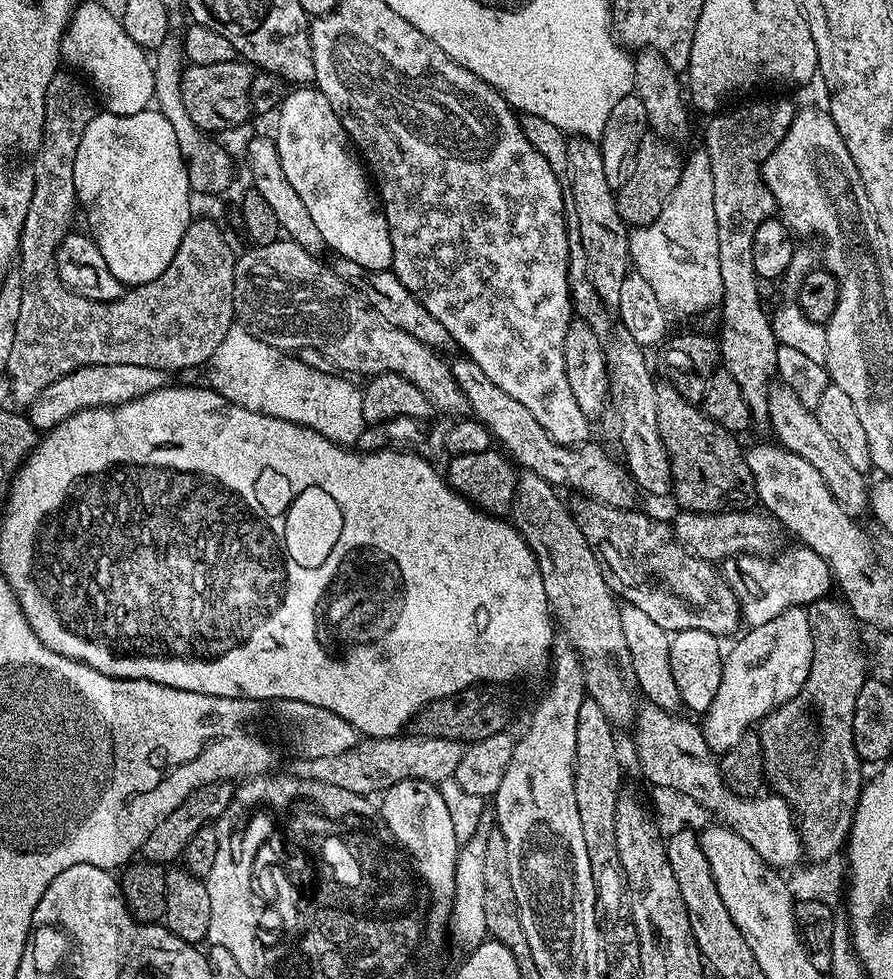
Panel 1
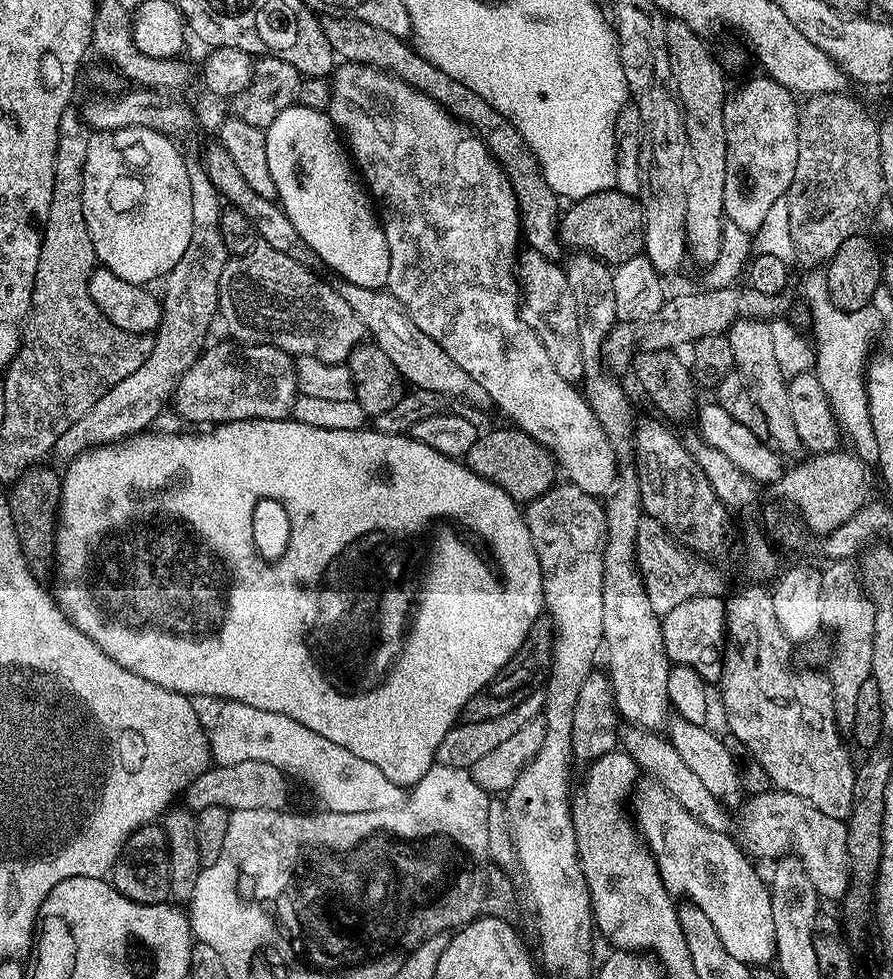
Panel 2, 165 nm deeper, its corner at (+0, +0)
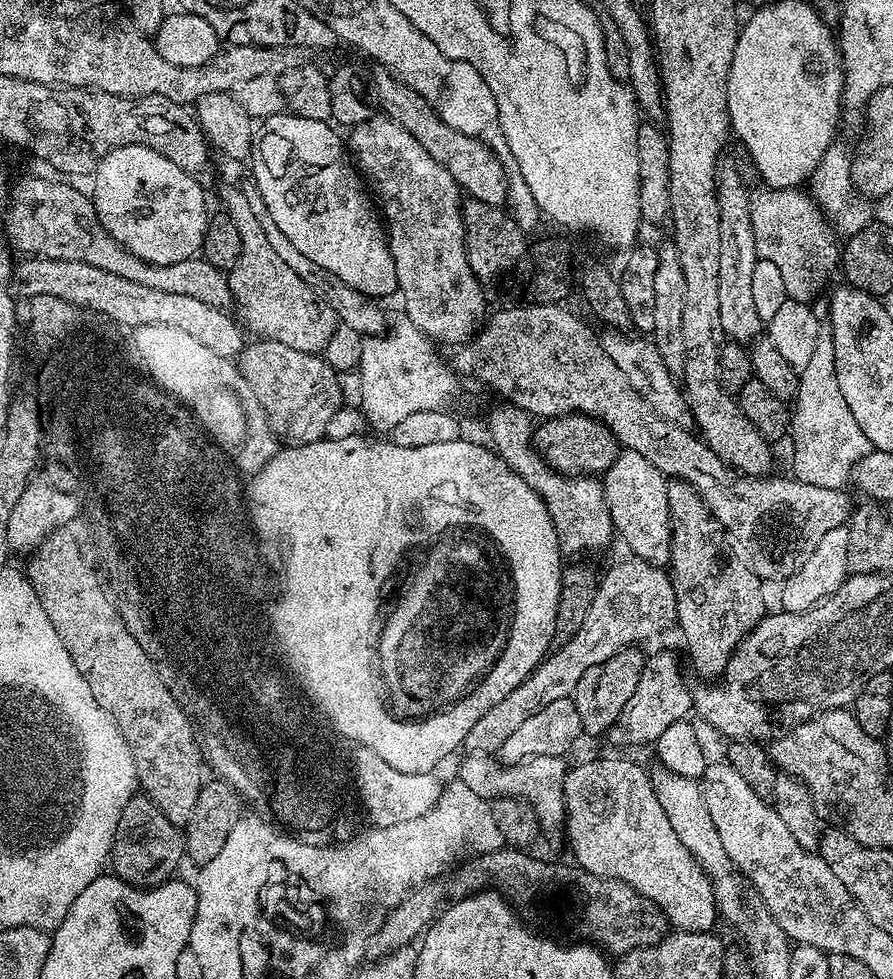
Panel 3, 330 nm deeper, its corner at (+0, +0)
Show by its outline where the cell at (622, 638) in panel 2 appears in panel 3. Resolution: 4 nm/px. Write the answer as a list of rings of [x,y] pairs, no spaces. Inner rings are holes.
[[[656,766],[656,769],[651,769],[650,775],[654,794],[658,798],[662,810],[666,810],[666,818],[670,818],[670,826],[674,826],[674,834],[678,834],[682,846],[686,846],[686,850],[690,850],[690,854],[700,863],[700,868],[708,876],[708,881],[712,884],[717,913],[723,919],[724,916],[728,920],[738,919],[744,912],[744,888],[746,889],[746,884],[738,875],[734,862],[726,854],[726,846],[722,846],[722,838],[718,838],[718,830],[714,830],[714,821],[710,819],[710,810],[706,810],[701,785],[693,777],[679,776],[663,766]]]

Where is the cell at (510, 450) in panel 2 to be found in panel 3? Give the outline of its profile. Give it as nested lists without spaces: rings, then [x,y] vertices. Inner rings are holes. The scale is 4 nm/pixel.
[[[581,412],[541,419],[532,433],[532,447],[555,472],[564,476],[602,474],[622,450],[604,421],[596,420],[593,416],[583,416]]]

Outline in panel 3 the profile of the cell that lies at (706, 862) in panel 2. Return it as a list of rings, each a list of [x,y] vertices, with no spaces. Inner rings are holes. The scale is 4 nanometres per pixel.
[[[588,760],[585,764],[569,767],[568,774],[564,778],[564,815],[566,817],[566,833],[568,832],[568,844],[572,847],[572,856],[577,860],[575,863],[581,869],[595,876],[609,876],[615,880],[625,880],[638,894],[650,898],[662,910],[662,914],[668,920],[673,929],[681,932],[711,932],[717,926],[718,913],[716,911],[716,899],[712,884],[708,881],[708,876],[700,868],[700,863],[682,846],[678,834],[674,834],[674,826],[670,826],[670,818],[666,818],[666,810],[658,802],[658,798],[652,789],[652,777],[640,764],[635,764],[632,760]]]

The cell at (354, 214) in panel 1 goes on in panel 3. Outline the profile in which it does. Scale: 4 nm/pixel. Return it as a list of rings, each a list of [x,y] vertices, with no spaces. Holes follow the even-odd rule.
[[[291,114],[270,116],[259,125],[254,140],[254,161],[256,160],[256,184],[260,187],[263,207],[274,218],[278,230],[290,238],[294,250],[306,254],[310,262],[318,262],[322,270],[330,270],[346,286],[354,286],[366,298],[388,296],[397,291],[394,258],[388,249],[388,237],[381,217],[372,209],[373,201],[366,191],[349,149],[340,141],[327,120],[302,118]]]

